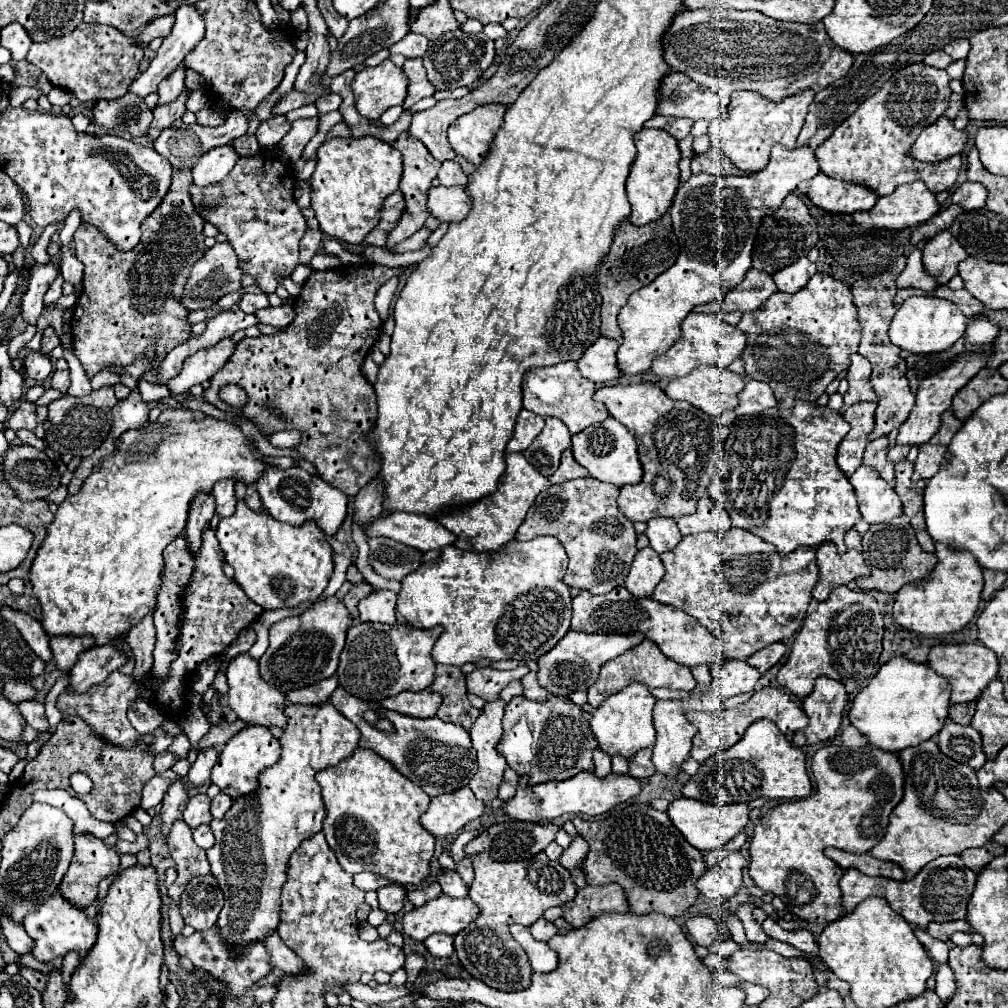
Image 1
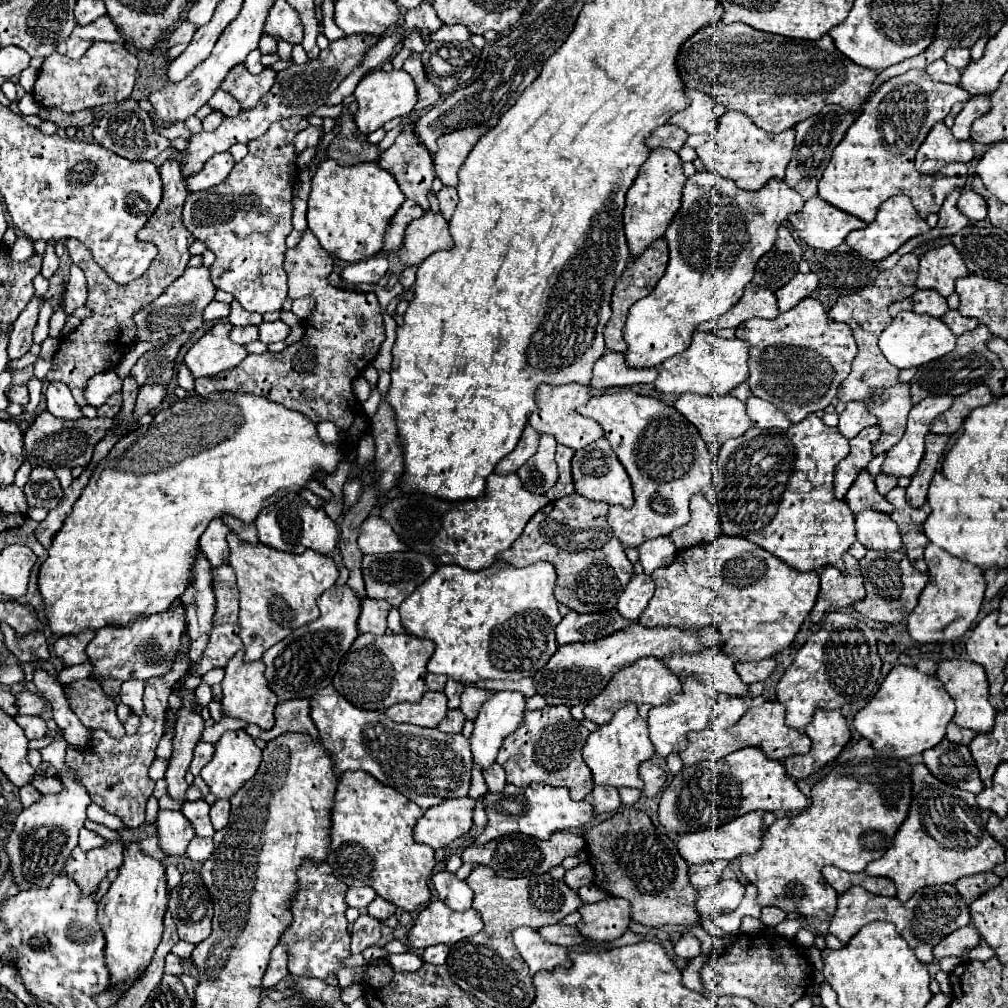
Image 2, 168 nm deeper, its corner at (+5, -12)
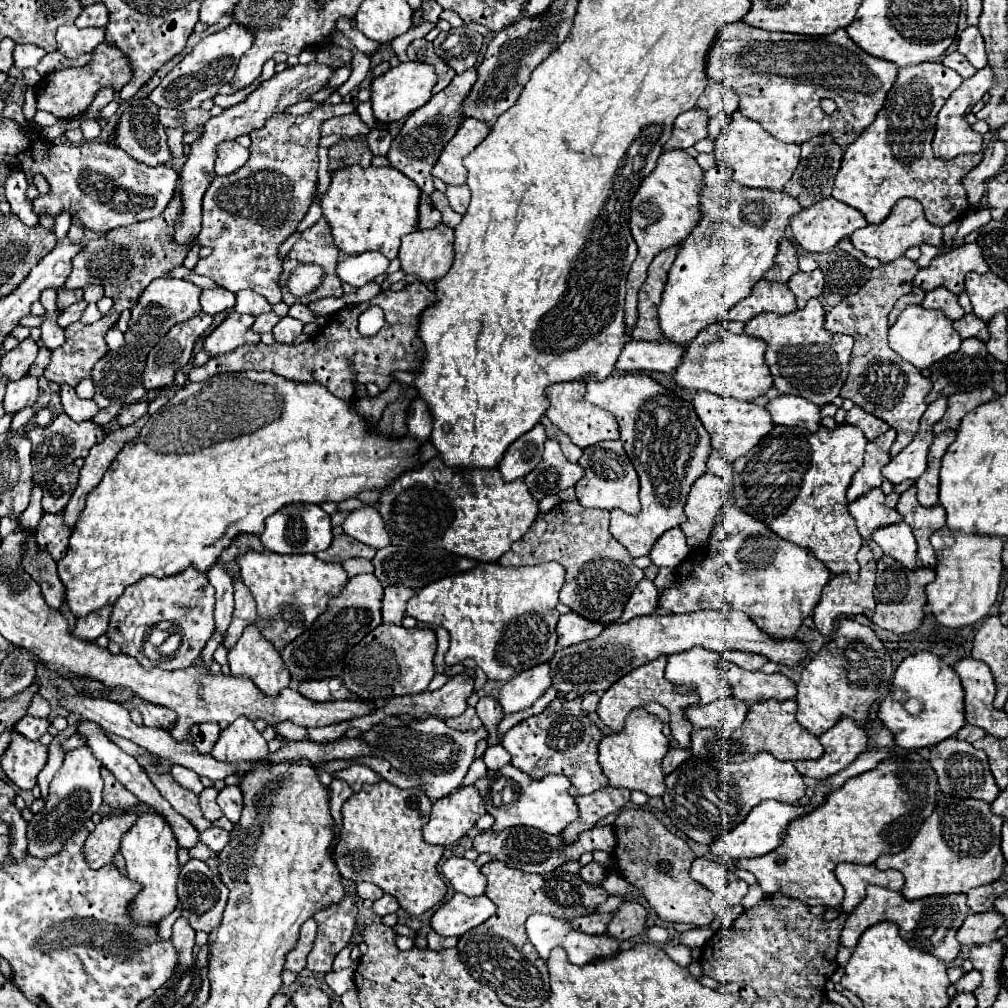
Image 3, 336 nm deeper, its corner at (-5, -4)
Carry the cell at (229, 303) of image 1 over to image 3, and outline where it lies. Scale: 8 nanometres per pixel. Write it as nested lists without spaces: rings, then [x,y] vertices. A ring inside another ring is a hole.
[[[203,288],[201,290],[201,310],[207,314],[217,314],[227,308],[233,308],[235,294],[227,292],[225,288]]]

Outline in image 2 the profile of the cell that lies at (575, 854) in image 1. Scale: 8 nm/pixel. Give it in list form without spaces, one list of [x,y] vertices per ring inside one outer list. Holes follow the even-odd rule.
[[[581,862],[579,866],[565,872],[565,884],[573,890],[579,890],[581,886],[587,886],[593,882],[593,868],[589,862]]]

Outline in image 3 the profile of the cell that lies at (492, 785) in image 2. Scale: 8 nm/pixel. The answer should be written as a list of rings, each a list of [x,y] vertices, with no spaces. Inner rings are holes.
[[[501,744],[487,746],[487,750],[483,752],[483,762],[487,768],[501,768],[501,766],[509,764],[509,760],[511,760],[511,756]]]

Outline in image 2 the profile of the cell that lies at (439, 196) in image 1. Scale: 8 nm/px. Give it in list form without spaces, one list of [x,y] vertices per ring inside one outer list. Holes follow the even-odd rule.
[[[431,210],[425,216],[413,220],[405,232],[405,244],[399,250],[399,258],[405,266],[421,264],[427,256],[437,250],[453,248],[453,238],[449,234],[449,222],[441,212],[433,214]]]

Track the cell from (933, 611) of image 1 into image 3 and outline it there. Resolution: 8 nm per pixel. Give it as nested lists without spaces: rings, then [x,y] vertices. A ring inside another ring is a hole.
[[[943,526],[931,534],[931,546],[937,556],[937,564],[933,568],[937,578],[927,588],[927,606],[935,614],[937,622],[947,628],[963,628],[985,618],[999,592],[1003,540],[995,536],[955,532]]]

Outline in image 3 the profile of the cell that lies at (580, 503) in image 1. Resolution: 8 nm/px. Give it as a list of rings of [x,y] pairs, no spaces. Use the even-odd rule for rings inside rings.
[[[565,502],[555,506],[549,514],[539,516],[529,532],[513,544],[505,556],[501,556],[501,566],[535,566],[543,562],[559,562],[567,570],[565,584],[559,592],[559,602],[569,606],[579,616],[599,622],[603,626],[615,624],[623,612],[625,602],[633,594],[635,586],[643,578],[643,570],[633,564],[633,558],[621,544],[613,542],[609,536],[609,512],[605,510],[585,510],[577,502]],[[563,522],[571,522],[573,530],[559,530]]]

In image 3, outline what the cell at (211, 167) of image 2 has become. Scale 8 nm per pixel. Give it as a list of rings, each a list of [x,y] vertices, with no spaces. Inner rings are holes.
[[[221,142],[217,146],[217,160],[215,160],[215,174],[227,176],[237,172],[249,160],[249,150],[237,142]]]

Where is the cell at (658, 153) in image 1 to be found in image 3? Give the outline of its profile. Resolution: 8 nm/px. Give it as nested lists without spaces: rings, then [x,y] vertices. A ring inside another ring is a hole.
[[[685,150],[677,152],[663,152],[657,160],[655,170],[645,178],[637,190],[637,194],[631,200],[631,218],[629,218],[629,228],[631,236],[637,242],[637,258],[629,270],[627,278],[627,298],[625,298],[625,332],[627,336],[631,334],[635,322],[637,322],[637,292],[643,286],[647,278],[647,268],[651,260],[675,246],[681,244],[691,230],[699,224],[701,220],[701,180],[703,180],[703,170],[691,158]]]

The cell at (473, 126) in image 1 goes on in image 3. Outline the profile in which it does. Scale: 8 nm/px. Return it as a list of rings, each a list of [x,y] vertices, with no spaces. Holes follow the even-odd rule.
[[[467,118],[457,134],[447,142],[443,148],[437,164],[433,166],[433,176],[443,180],[445,184],[455,184],[461,186],[465,184],[465,168],[463,168],[463,158],[475,150],[489,134],[487,124]]]

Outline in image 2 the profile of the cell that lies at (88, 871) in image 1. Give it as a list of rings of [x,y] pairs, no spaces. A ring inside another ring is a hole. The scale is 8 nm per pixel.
[[[107,842],[103,848],[93,848],[83,852],[75,848],[65,864],[65,874],[77,882],[83,896],[97,892],[99,882],[107,876],[109,870],[119,868],[123,864],[123,846]]]

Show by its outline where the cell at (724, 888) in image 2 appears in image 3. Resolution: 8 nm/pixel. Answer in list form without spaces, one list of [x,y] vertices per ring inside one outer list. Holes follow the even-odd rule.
[[[733,880],[733,882],[729,882],[729,886],[727,886],[727,890],[725,890],[725,904],[727,906],[735,906],[735,904],[739,904],[741,900],[743,900],[743,896],[747,894],[747,884],[743,882],[743,880]]]

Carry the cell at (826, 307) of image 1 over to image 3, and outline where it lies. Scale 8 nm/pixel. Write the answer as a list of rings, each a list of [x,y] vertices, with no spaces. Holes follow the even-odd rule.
[[[809,300],[805,308],[791,314],[759,314],[745,324],[745,334],[761,338],[767,342],[765,362],[775,378],[775,388],[779,394],[805,396],[807,400],[825,406],[845,384],[849,370],[849,356],[853,348],[853,338],[845,334],[831,334],[823,330],[825,308],[821,302]]]

